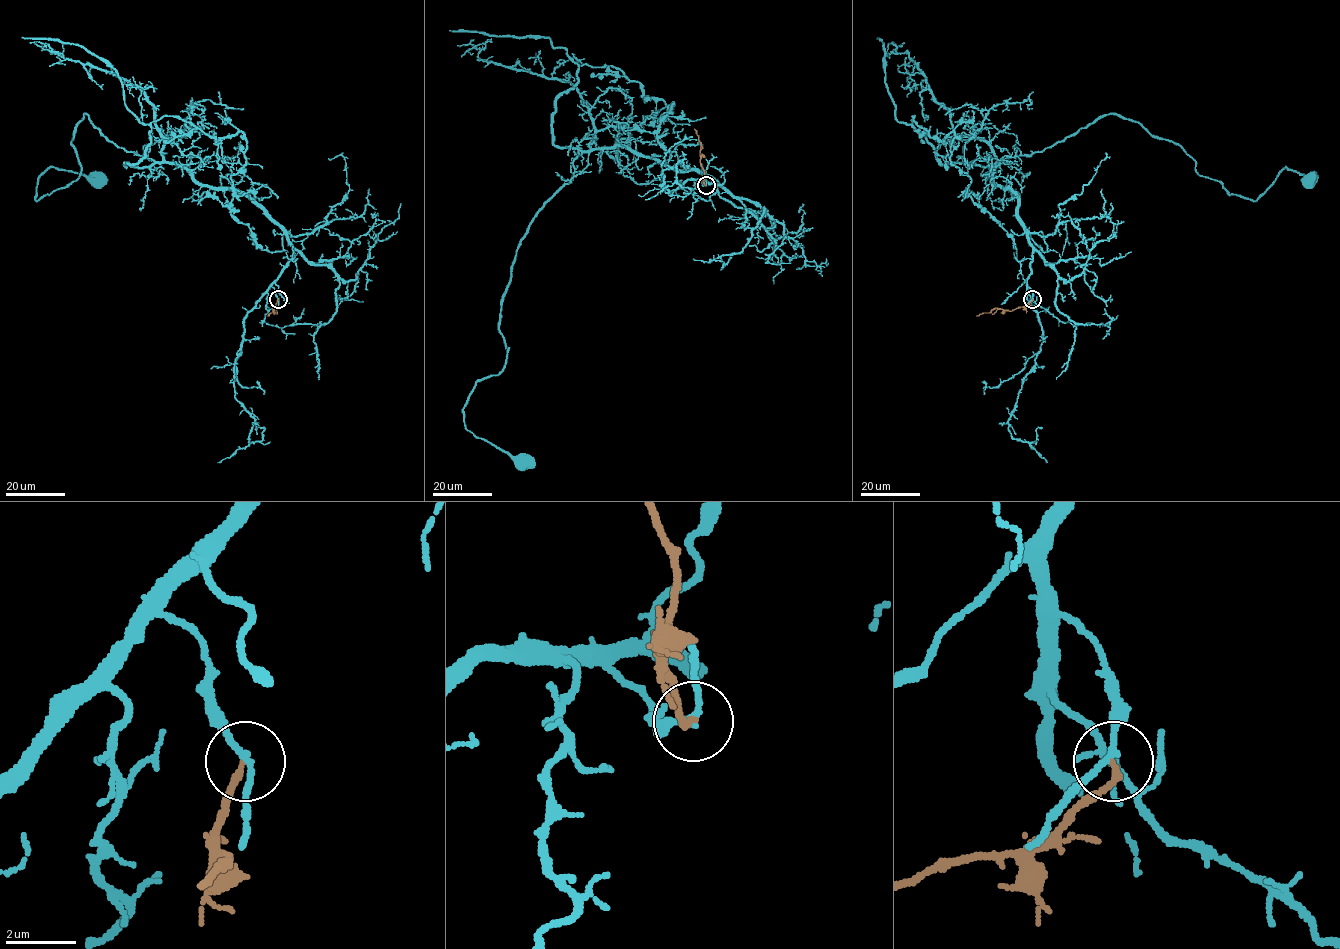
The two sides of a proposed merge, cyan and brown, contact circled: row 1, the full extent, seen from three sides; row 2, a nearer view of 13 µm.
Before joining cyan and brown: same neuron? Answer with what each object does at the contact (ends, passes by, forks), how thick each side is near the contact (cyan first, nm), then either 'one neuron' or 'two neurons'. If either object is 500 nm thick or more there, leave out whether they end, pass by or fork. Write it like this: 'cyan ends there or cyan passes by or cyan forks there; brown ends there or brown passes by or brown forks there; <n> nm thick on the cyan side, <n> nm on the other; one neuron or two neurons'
cyan passes by; brown ends there; 170 nm thick on the cyan side, 200 nm on the other; two neurons

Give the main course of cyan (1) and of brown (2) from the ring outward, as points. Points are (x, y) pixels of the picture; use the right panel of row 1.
1: (1032, 298), (1003, 159), (1113, 114), (1230, 195), (1256, 200), (1286, 167), (1310, 179)
2: (1032, 298), (1026, 305), (1011, 310), (995, 307), (976, 316)

